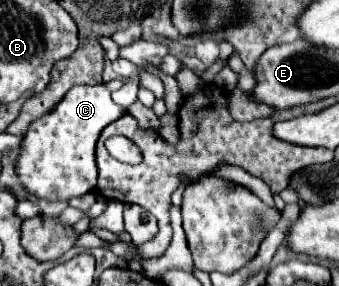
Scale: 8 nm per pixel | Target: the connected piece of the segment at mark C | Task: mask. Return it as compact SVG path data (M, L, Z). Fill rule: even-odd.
M118 79L100 83L100 85L74 85L54 109L50 109L46 115L42 115L30 123L28 133L22 139L18 159L16 159L16 175L30 195L34 195L38 199L46 199L46 201L70 201L72 197L84 195L86 191L94 191L96 175L98 175L94 147L100 137L100 131L124 113L112 101L112 93L116 89L120 89L122 85L124 85L124 81L118 81Z

